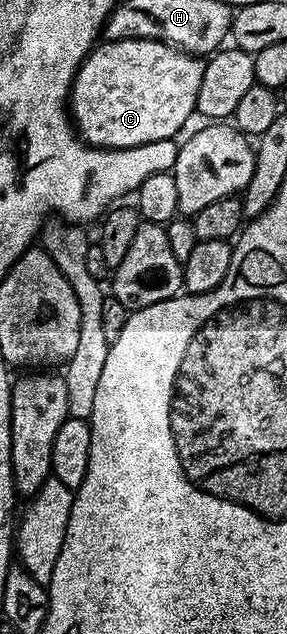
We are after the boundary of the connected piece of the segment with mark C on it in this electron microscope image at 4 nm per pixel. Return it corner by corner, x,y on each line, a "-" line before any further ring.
122,39
121,41
105,40
97,44
88,58
80,64
80,70
72,81
72,92
70,94
70,116
75,124
76,131
80,137
94,146
95,149
133,149
139,145
155,145
162,141
175,138
181,127
190,118
192,112
196,111
196,100
198,99
198,87
202,87
202,75
204,74
204,61
199,56
186,53
175,45
167,45
165,41
151,41
150,39

